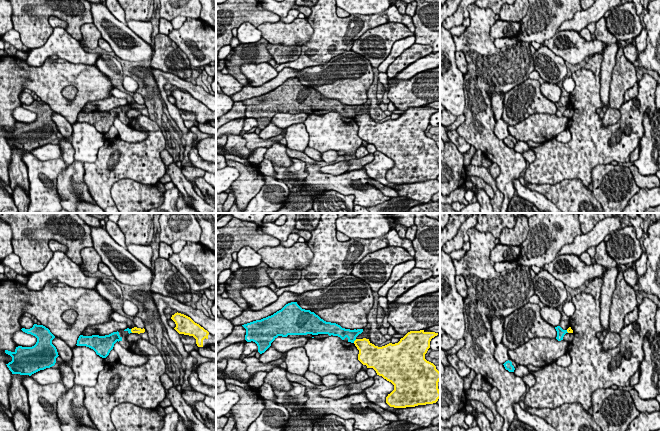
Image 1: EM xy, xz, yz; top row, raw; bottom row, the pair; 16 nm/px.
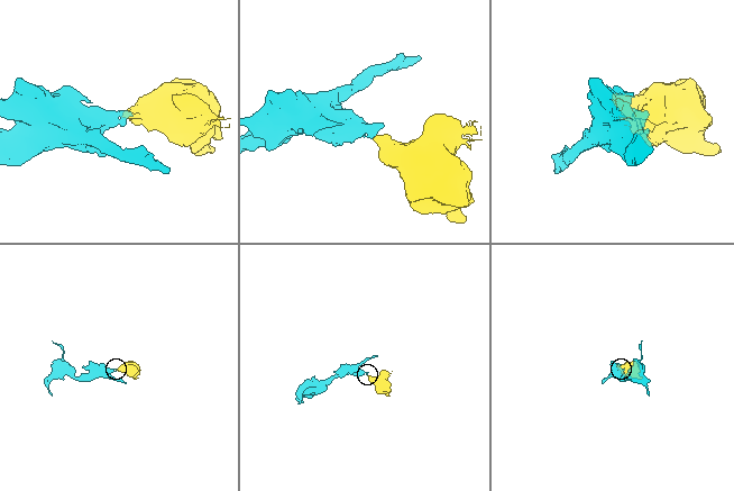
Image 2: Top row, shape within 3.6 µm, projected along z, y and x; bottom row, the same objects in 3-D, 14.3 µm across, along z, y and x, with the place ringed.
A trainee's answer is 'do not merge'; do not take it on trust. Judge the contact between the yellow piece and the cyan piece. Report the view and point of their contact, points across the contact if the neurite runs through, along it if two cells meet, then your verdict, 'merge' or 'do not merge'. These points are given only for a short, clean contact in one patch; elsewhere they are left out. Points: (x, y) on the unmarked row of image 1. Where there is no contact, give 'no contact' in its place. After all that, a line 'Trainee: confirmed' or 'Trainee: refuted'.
contact xz (354, 117); border xz (356, 115), (353, 118); do not merge
Trainee: confirmed

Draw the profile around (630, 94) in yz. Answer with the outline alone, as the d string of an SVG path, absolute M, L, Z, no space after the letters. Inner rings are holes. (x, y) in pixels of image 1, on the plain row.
M636 82L632 88L628 89L624 93L624 102L628 102L629 100L633 100L634 98L637 98L638 93L639 93L638 82Z

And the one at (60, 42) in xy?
M56 27L53 29L52 34L47 39L46 43L39 48L34 48L30 51L26 63L33 67L40 67L47 58L57 55L59 59L67 60L75 64L85 64L96 67L98 58L101 58L100 53L88 53L84 50L80 41L74 39L65 28Z

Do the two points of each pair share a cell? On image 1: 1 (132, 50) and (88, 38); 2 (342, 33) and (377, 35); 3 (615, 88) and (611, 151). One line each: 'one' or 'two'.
1: two
2: two
3: two

